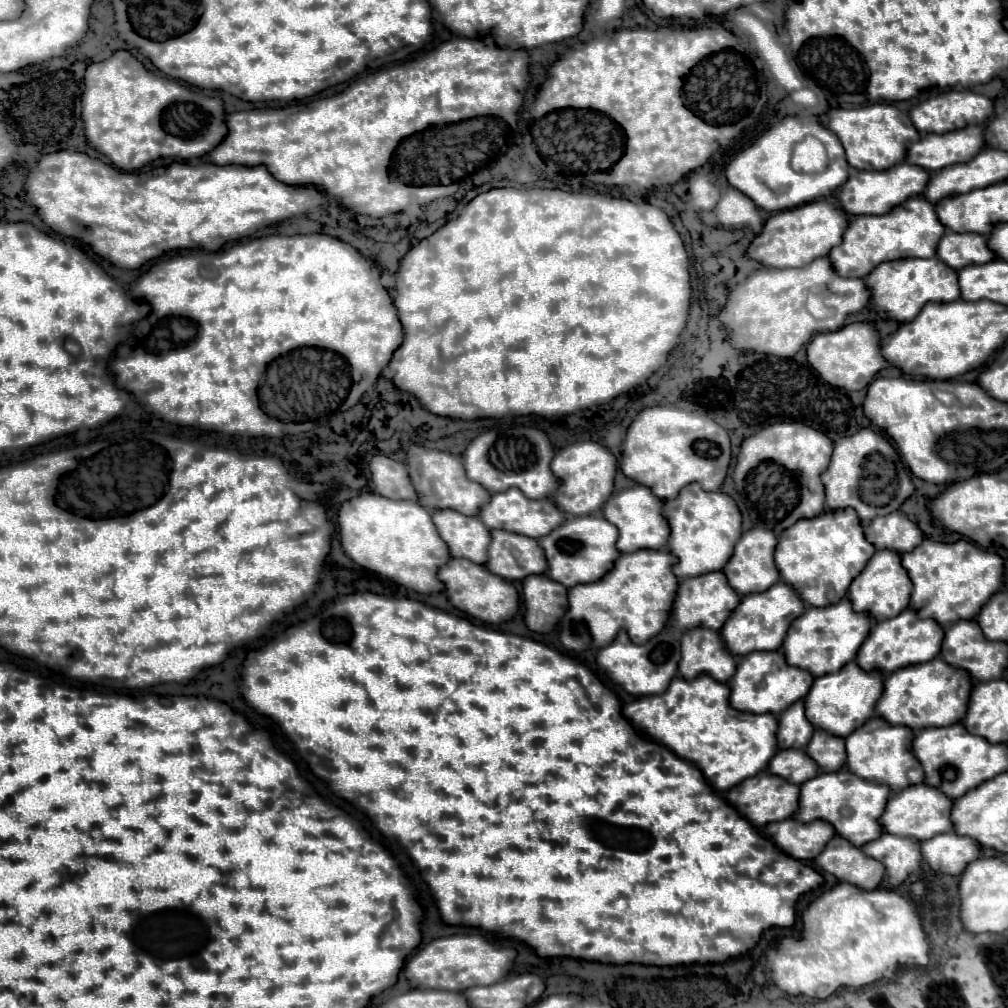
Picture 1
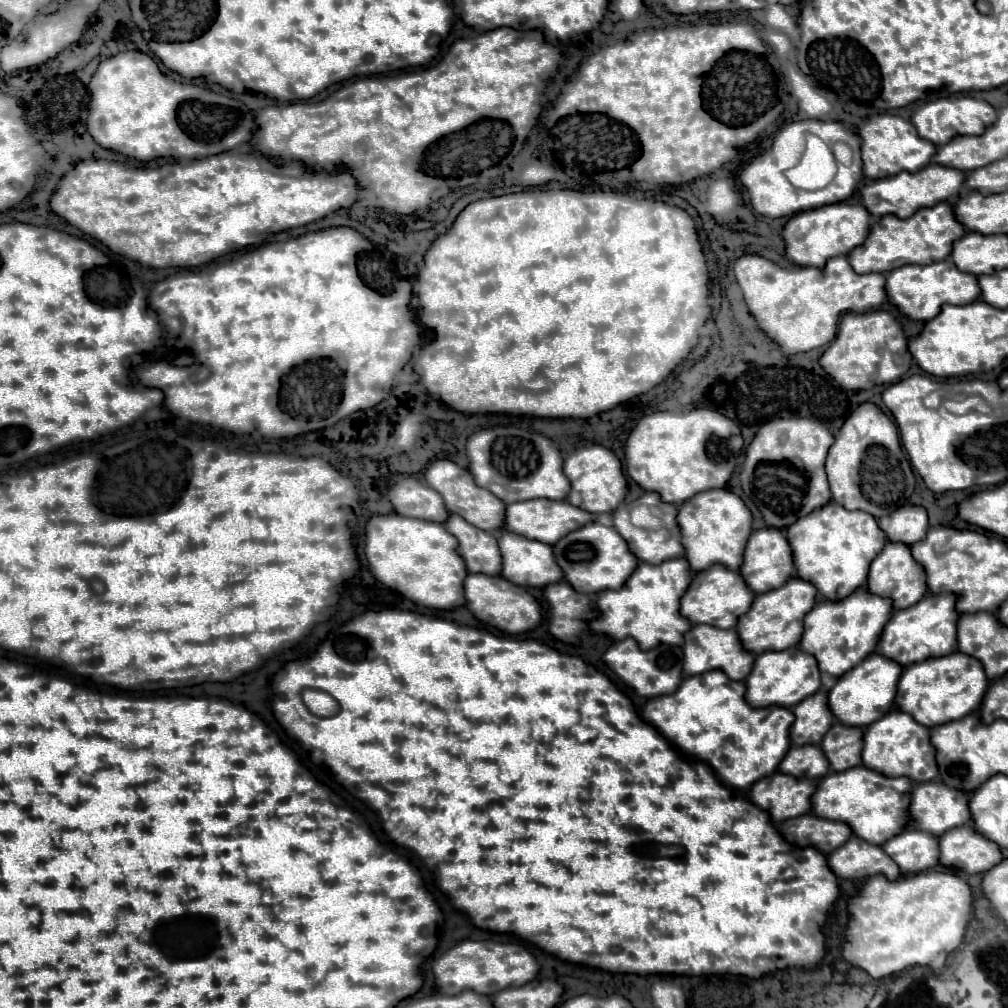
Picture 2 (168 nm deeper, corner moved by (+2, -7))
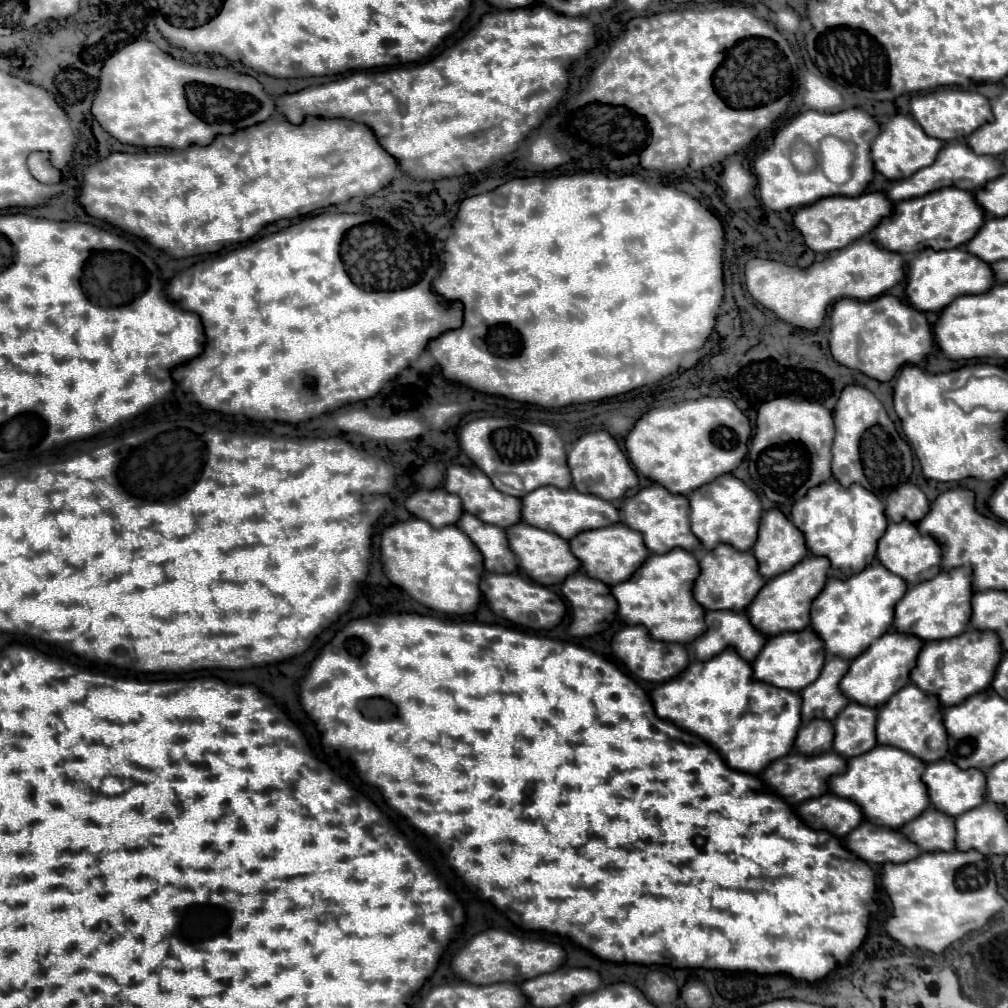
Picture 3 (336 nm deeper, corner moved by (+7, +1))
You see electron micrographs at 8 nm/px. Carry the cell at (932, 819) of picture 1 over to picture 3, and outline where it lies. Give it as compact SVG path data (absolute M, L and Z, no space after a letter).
M933 762L923 772L931 808L959 816L983 804L985 776L981 770L959 770L953 762Z

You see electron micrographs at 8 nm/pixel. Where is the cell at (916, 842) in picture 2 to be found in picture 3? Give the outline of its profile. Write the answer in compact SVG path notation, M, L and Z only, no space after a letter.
M927 808L921 816L907 822L899 832L917 844L923 852L949 852L955 850L955 826L953 818L933 808Z

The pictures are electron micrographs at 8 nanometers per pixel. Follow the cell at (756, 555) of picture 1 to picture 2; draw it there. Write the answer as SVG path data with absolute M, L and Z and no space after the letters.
M778 528L754 530L748 544L746 544L746 550L744 550L744 564L740 568L740 574L746 580L748 588L756 594L780 588L794 574L792 550L790 550L790 544L788 544L784 532Z

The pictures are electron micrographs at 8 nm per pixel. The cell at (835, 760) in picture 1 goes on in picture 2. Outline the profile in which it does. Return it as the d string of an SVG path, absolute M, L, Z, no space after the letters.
M834 722L820 744L830 760L832 770L842 772L862 764L862 728Z

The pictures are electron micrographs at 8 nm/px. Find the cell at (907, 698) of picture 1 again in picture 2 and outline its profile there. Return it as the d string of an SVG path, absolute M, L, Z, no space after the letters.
M952 652L948 656L928 658L920 664L904 668L902 678L898 682L896 704L900 706L900 710L910 712L916 722L932 728L938 724L960 720L970 712L974 712L980 706L986 690L988 690L988 676L980 660L964 652Z

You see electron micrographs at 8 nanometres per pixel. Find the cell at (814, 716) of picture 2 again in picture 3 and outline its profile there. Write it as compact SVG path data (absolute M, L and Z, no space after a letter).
M829 658L821 670L821 676L801 690L801 720L809 724L811 720L823 718L833 720L839 710L847 706L847 698L839 692L839 680L847 672L849 662L843 658Z

